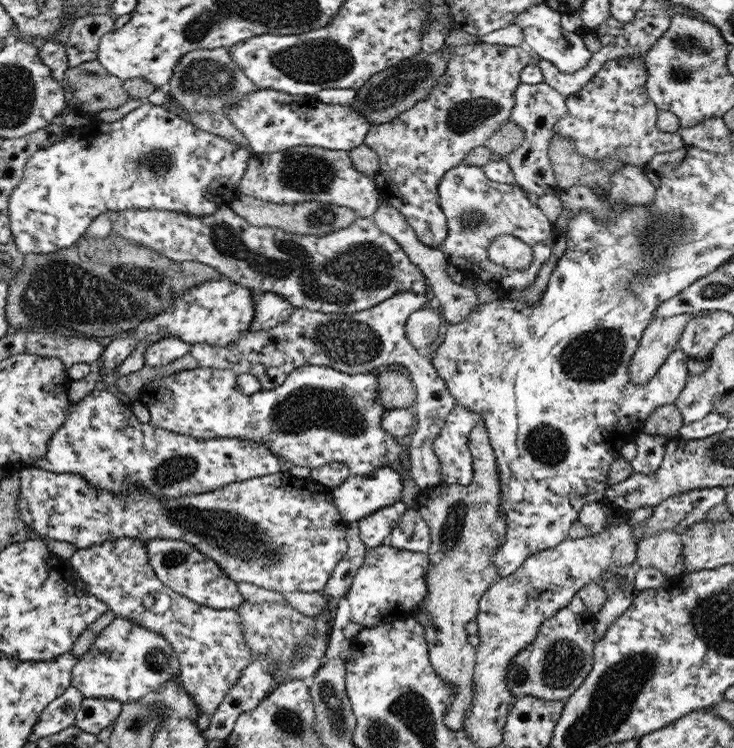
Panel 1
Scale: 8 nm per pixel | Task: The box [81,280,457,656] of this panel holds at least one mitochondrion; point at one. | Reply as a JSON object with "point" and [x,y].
{"point":[310,407]}

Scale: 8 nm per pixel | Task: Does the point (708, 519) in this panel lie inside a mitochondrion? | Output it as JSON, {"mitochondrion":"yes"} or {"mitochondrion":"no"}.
{"mitochondrion":"no"}

